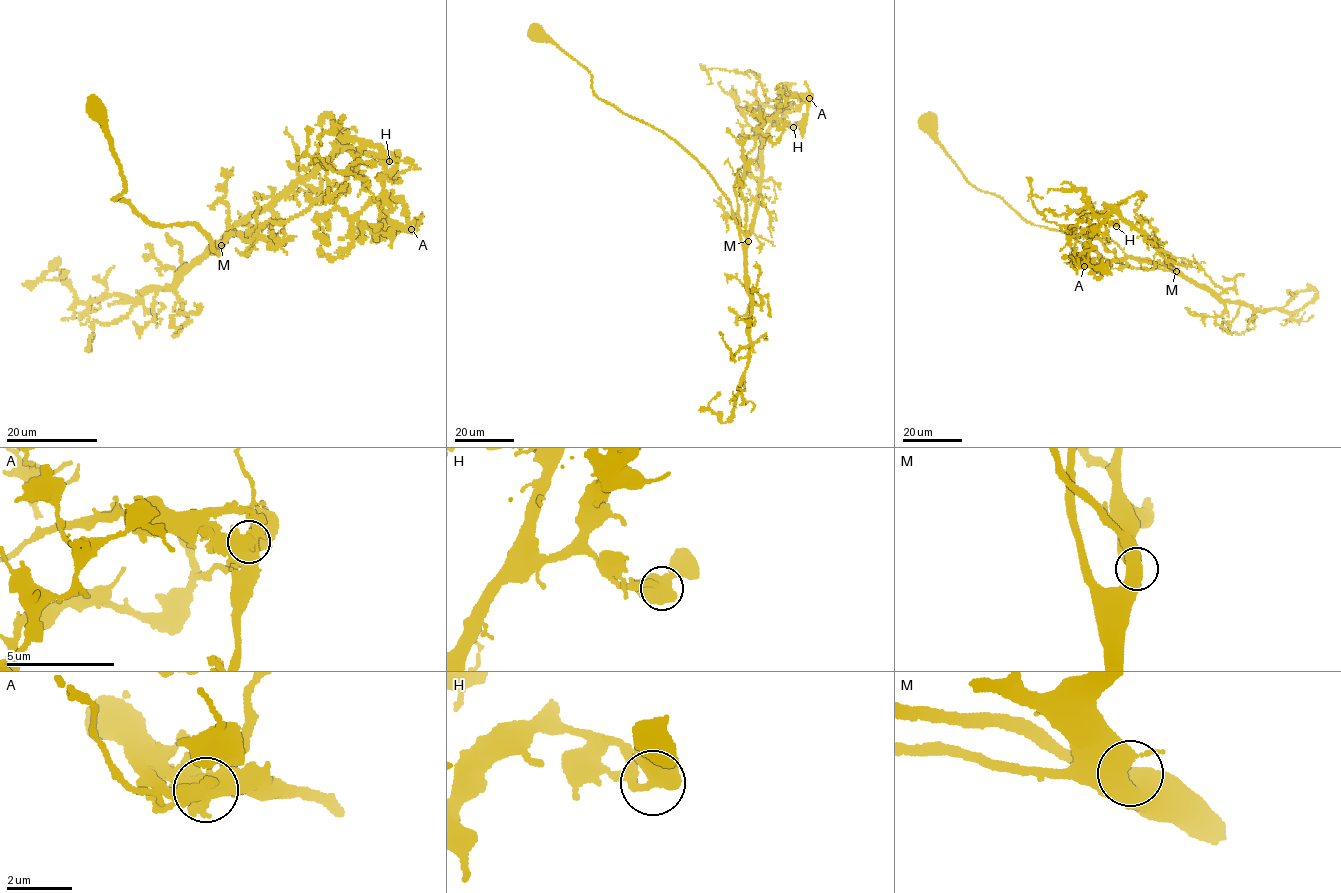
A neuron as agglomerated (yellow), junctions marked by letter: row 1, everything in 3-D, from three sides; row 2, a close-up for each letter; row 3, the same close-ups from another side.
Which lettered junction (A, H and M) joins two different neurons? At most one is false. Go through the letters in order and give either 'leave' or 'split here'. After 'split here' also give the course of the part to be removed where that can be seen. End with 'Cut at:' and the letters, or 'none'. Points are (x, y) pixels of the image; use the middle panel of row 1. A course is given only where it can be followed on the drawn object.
A: split here; course (809, 98), (808, 94), (790, 94), (771, 100), (749, 71), (707, 71), (700, 64)
H: leave
M: leave
Cut at: A

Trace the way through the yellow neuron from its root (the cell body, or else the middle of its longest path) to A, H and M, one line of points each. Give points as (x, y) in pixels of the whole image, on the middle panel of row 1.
A: (535, 35), (586, 68), (599, 98), (696, 160), (744, 244), (738, 173), (762, 125), (794, 92), (809, 98)
H: (535, 35), (586, 68), (599, 98), (664, 132), (696, 160), (746, 236), (767, 132), (781, 122), (794, 127)
M: (535, 35), (546, 37), (586, 68), (599, 98), (664, 132), (696, 160), (725, 195), (737, 228), (748, 241)

